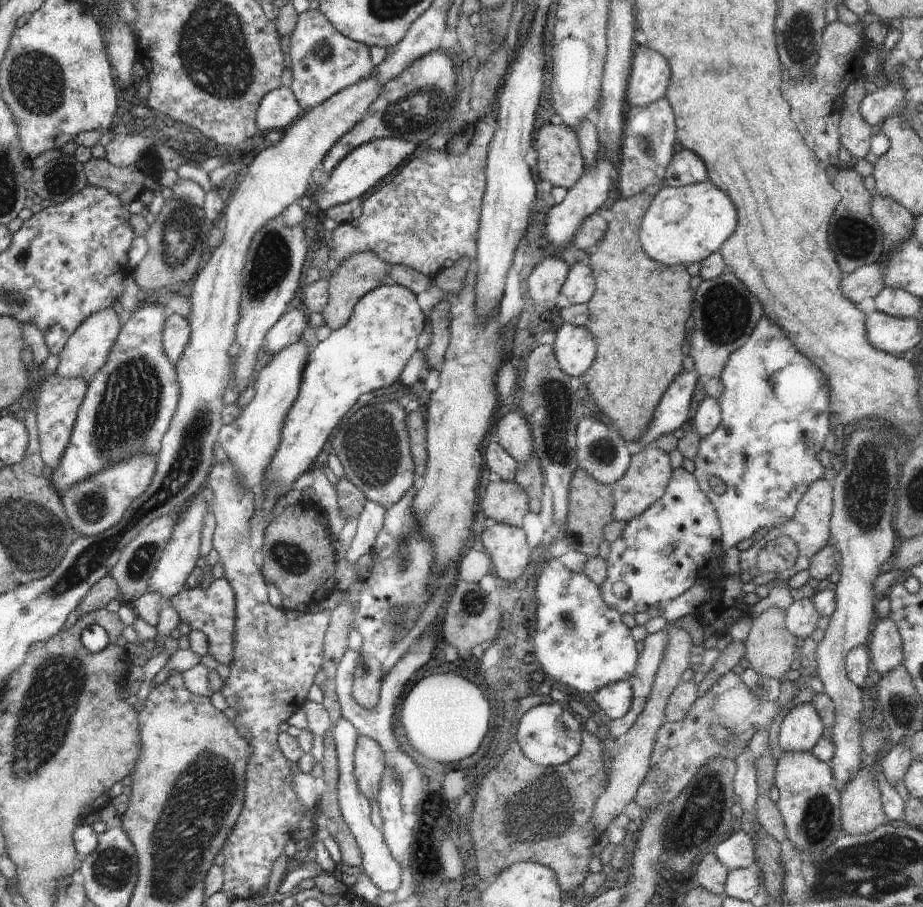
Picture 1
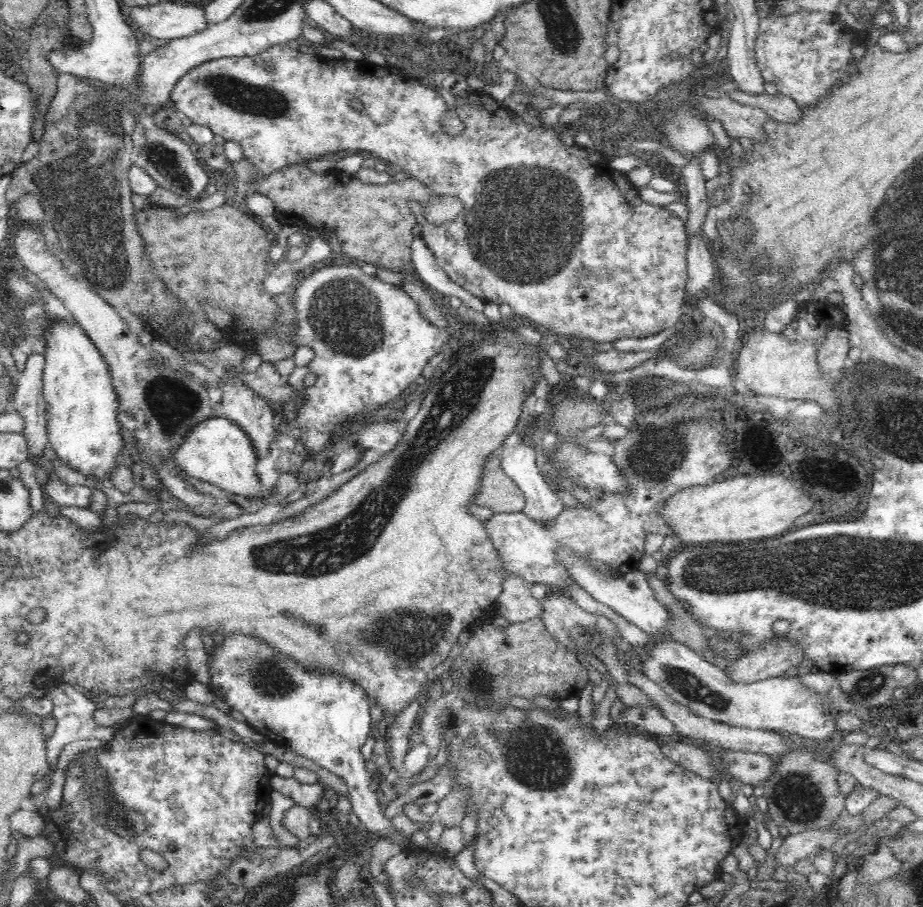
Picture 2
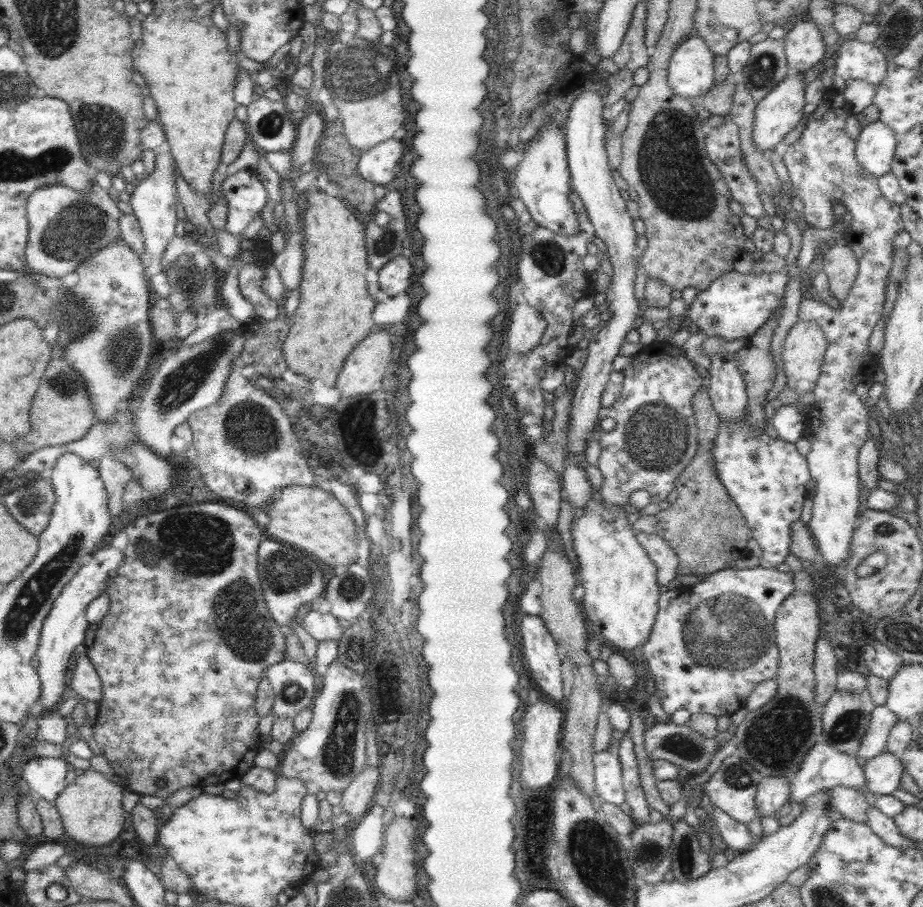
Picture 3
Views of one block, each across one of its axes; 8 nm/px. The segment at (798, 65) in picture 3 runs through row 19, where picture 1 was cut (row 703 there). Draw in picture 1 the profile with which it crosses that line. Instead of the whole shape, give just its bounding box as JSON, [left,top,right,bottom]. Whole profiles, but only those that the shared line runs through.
[778,703,826,752]

